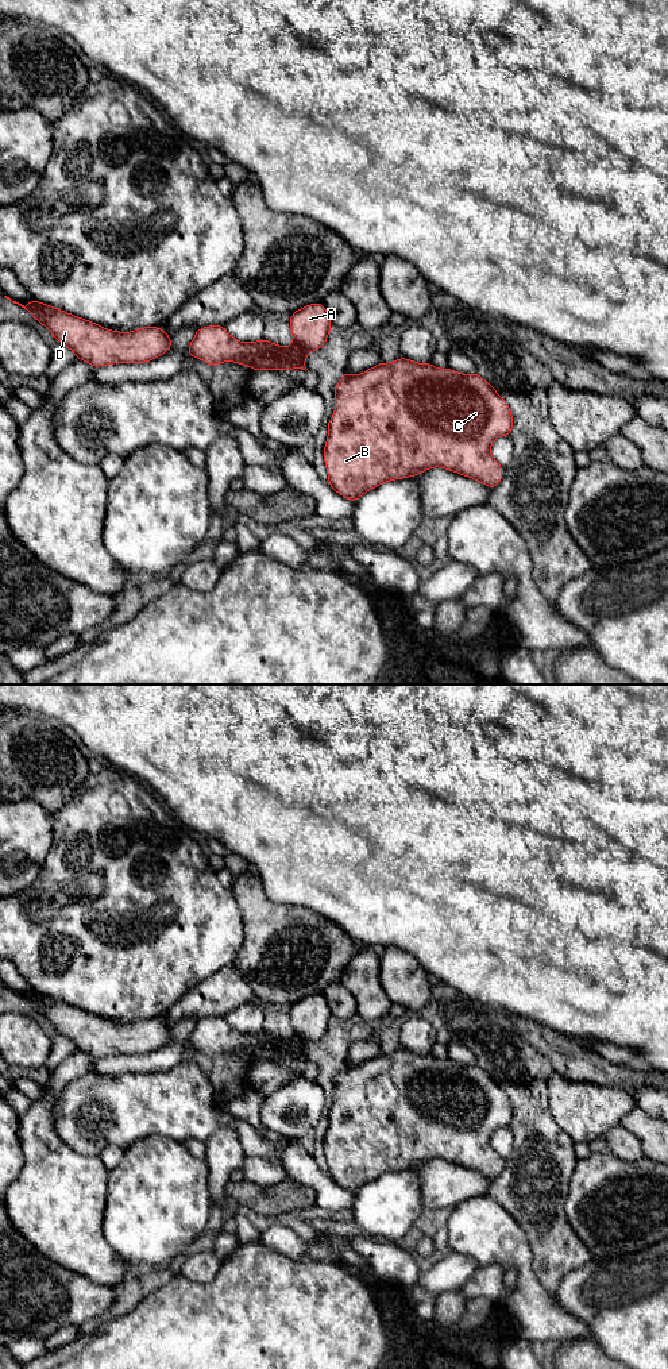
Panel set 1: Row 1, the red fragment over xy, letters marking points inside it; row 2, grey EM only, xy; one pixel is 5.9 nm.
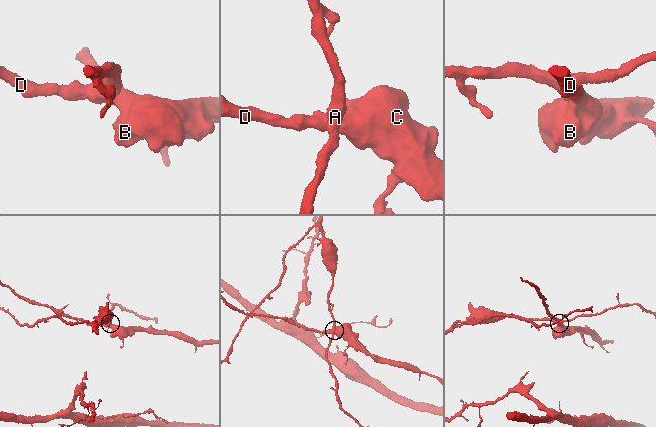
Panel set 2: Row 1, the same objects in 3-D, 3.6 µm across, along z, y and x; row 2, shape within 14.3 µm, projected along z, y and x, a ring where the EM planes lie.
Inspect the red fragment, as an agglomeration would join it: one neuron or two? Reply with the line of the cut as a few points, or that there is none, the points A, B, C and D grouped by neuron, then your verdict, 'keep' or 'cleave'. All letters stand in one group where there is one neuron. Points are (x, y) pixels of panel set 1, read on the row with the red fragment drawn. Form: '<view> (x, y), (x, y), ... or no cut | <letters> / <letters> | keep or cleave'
xy (278, 358), (263, 355), (253, 367) | A / B C D | cleave

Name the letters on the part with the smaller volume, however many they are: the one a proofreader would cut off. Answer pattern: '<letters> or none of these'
B, C, D

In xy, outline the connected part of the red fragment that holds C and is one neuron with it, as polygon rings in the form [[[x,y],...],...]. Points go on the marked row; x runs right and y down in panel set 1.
[[[403,356],[354,375],[344,371],[335,389],[335,413],[328,420],[324,463],[328,485],[348,501],[377,486],[441,467],[494,489],[503,477],[490,452],[499,436],[510,436],[513,413],[490,382],[449,367],[417,363]]]

